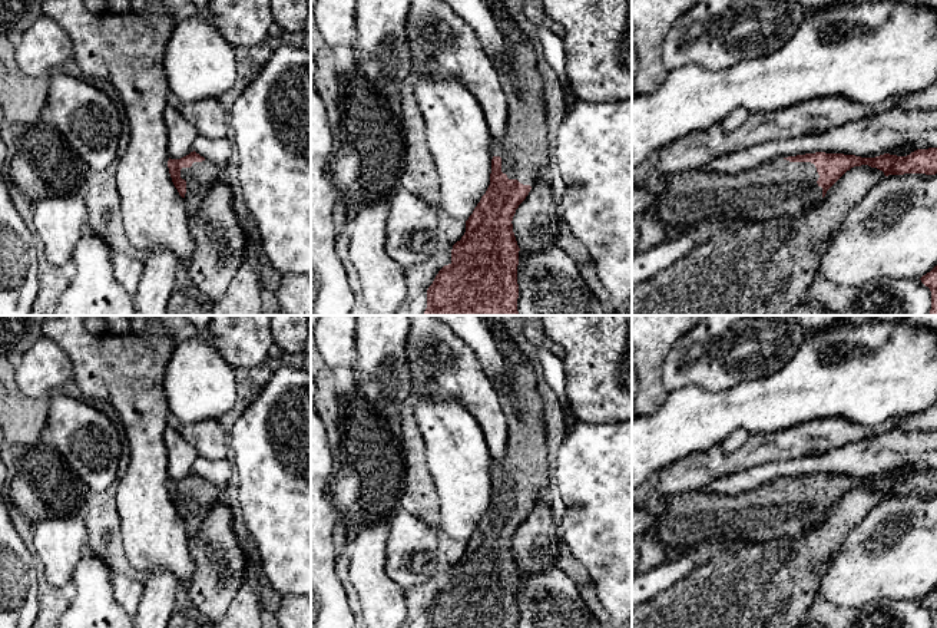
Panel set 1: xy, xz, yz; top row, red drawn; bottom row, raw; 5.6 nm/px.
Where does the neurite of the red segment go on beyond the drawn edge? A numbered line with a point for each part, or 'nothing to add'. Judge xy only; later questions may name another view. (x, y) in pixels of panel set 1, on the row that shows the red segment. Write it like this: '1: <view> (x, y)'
1: xy (201, 177)

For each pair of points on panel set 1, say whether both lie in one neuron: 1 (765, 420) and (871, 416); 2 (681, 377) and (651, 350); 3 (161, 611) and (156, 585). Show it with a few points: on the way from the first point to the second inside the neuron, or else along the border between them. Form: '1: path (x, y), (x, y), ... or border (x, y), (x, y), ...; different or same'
1: path (791, 403), (846, 403); same
2: border (684, 334), (662, 367), (662, 383), (669, 392); different
3: path (158, 605), (158, 591); same

